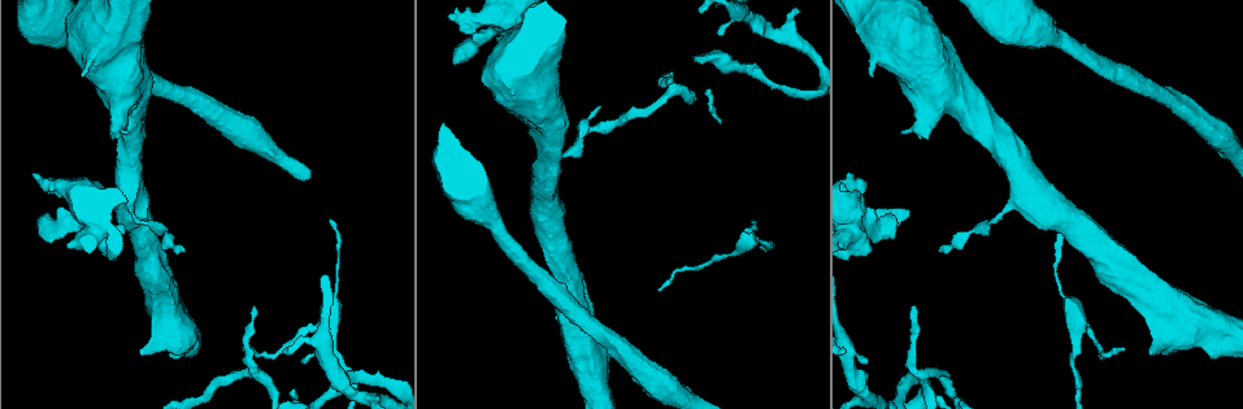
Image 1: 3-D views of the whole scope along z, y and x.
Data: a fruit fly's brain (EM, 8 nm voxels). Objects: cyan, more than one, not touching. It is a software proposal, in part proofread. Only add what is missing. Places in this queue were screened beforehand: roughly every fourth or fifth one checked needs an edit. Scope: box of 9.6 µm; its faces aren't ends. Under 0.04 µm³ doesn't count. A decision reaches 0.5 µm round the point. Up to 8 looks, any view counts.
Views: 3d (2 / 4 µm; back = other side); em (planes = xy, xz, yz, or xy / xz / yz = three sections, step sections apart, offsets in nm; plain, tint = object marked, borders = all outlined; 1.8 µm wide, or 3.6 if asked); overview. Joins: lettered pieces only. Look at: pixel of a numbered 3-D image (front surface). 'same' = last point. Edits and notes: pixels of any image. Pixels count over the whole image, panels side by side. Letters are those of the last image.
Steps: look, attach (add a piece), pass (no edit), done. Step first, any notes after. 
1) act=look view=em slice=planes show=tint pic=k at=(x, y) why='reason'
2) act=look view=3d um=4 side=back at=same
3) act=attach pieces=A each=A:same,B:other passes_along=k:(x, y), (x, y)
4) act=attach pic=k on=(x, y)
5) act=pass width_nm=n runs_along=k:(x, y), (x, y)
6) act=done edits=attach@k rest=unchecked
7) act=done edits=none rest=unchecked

act=look view=3d um=4 pic=1 at=(139, 352) why='stops while still wide'

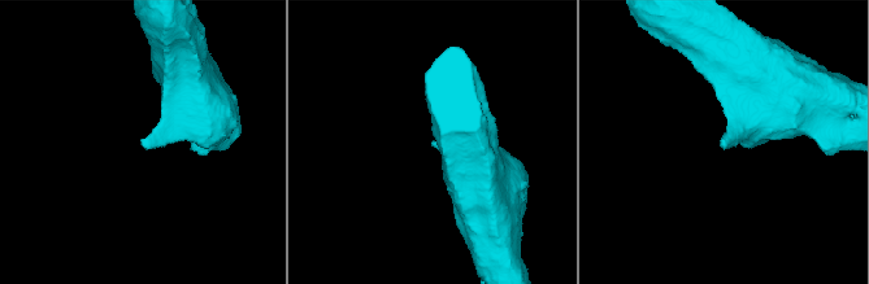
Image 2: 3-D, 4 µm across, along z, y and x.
act=look view=em slice=xy step=4 show=tint pic=2 at=(435, 145)

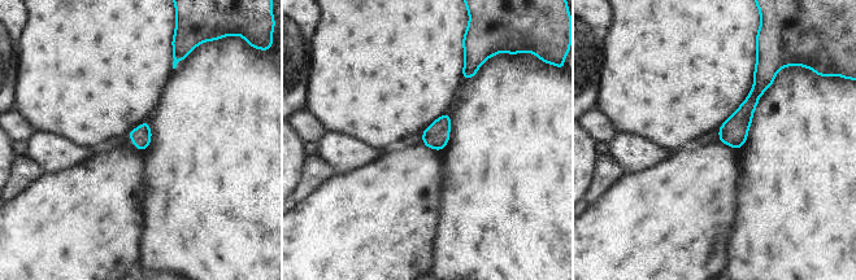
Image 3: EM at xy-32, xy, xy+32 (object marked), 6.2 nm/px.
act=look view=em slice=planes show=borders at=same why='another direction'

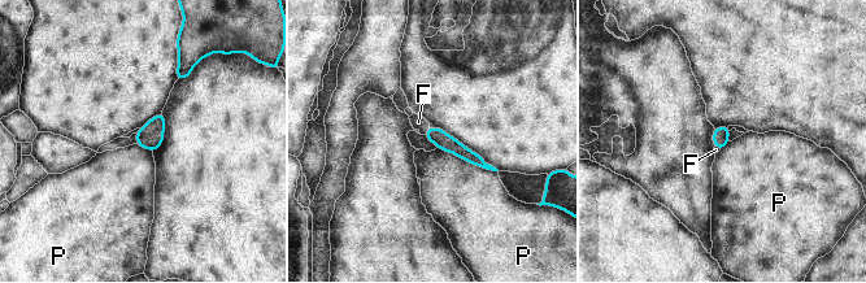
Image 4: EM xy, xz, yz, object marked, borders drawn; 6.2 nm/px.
act=attach pieces=F each=F:same,P:other found='it goes on there'

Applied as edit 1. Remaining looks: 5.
act=look view=em slice=xz step=8 show=borders pic=1 at=(913, 306)

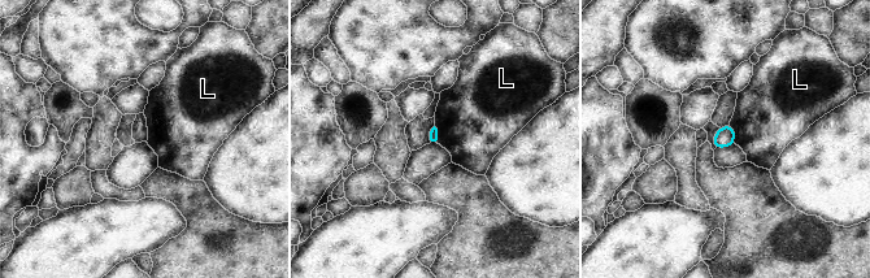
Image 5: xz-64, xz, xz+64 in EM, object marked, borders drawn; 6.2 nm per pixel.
act=pass each=L:other border=5:(729, 125), (734, 130), (735, 143) found='no lettered piece goes on from it'

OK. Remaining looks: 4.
act=look view=em slice=xz step=4 show=borders pic=1 at=(938, 250) why='thin end'

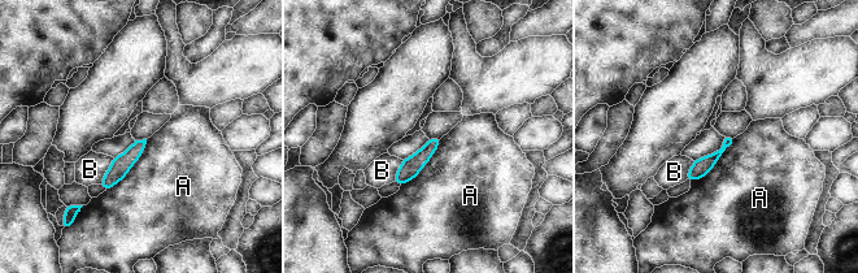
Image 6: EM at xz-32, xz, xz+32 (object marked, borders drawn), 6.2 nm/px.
act=look view=em slice=planes show=borders at=same why='another direction'

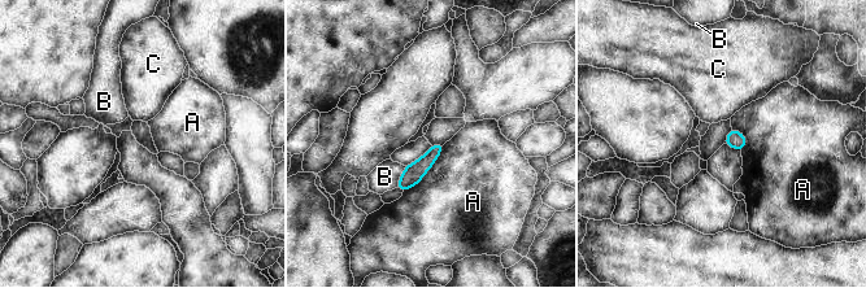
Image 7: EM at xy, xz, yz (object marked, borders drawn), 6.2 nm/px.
act=pass width_nm=100 each=A:other,B:other,C:other runs_along=7:(439, 147), (401, 186) found='no lettered piece goes on from it'

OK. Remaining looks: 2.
act=done edits=attach@4 rest=unchecked

